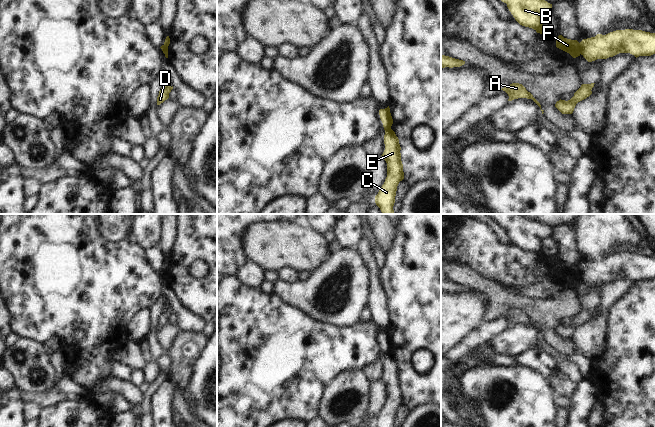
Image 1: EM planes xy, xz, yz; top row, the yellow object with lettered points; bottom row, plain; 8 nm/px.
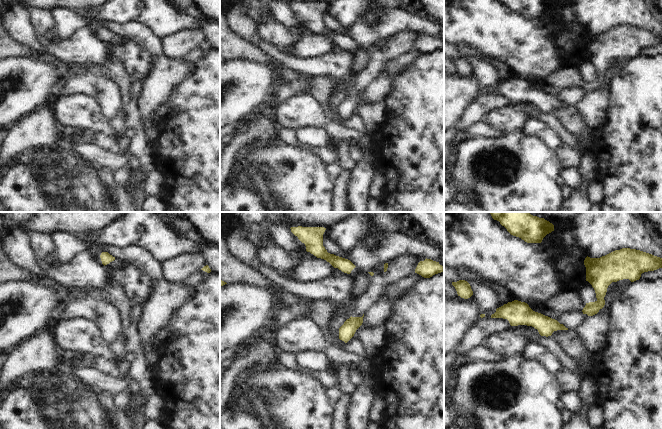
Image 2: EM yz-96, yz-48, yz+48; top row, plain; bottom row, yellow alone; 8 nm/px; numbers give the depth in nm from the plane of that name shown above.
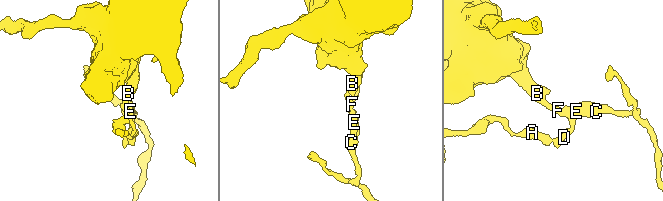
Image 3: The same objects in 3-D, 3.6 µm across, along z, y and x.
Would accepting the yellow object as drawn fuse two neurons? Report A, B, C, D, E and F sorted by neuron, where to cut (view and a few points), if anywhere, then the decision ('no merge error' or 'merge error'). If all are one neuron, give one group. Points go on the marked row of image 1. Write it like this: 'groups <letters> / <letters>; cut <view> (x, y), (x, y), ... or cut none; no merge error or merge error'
groups A C D E / B F; cut yz (579, 43), (580, 53); merge error

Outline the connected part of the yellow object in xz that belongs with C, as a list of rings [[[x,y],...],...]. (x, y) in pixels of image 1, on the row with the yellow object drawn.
[[[392,129],[385,131],[384,144],[385,150],[381,156],[387,163],[387,177],[375,196],[375,203],[380,208],[382,214],[395,214],[393,206],[397,186],[404,179],[404,172],[399,139]]]

